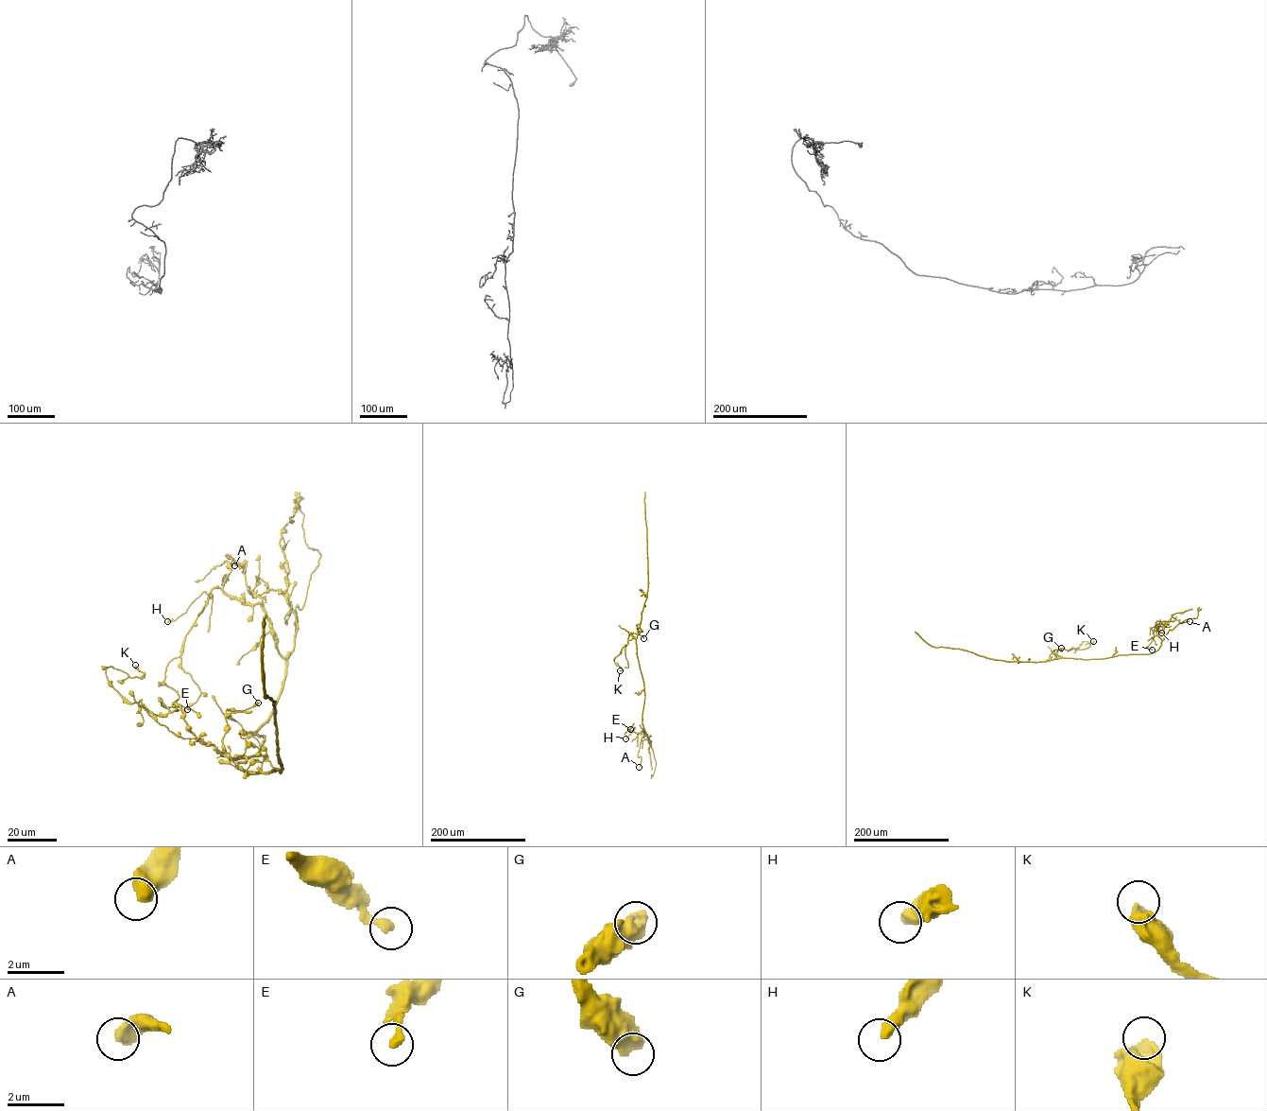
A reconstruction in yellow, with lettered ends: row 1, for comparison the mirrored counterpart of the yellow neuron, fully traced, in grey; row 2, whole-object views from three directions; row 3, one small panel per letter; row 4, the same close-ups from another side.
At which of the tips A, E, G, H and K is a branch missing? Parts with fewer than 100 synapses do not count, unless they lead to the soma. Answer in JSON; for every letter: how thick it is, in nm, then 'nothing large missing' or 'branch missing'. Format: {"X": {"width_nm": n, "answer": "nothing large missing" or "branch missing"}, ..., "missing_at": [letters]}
{"A": {"width_nm": 550, "answer": "nothing large missing"}, "E": {"width_nm": 280, "answer": "nothing large missing"}, "G": {"width_nm": 650, "answer": "nothing large missing"}, "H": {"width_nm": 420, "answer": "nothing large missing"}, "K": {"width_nm": 550, "answer": "nothing large missing"}, "missing_at": []}

